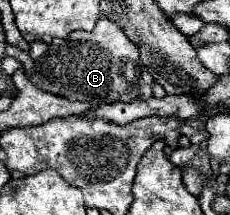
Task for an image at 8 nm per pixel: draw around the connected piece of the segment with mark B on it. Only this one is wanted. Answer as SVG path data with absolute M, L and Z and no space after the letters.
M102 17L90 33L74 31L68 35L68 39L54 39L48 51L38 59L38 65L34 63L30 81L42 91L90 105L146 101L152 97L154 87L154 77L140 63L138 47L114 21L106 17Z

